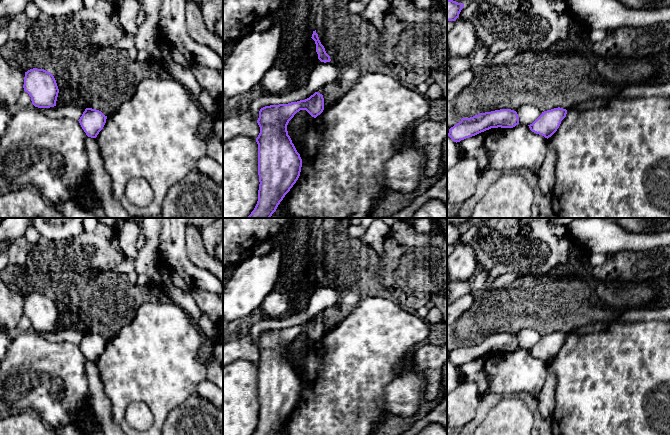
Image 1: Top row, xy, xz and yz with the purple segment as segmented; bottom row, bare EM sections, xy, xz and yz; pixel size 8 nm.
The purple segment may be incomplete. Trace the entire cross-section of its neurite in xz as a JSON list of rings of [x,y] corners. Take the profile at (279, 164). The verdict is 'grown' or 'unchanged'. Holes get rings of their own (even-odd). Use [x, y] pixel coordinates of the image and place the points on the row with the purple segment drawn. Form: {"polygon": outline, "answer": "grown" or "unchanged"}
{"polygon": [[[315,92],[305,100],[265,106],[259,111],[257,123],[260,127],[260,133],[256,138],[256,142],[258,144],[258,175],[260,184],[257,204],[247,218],[270,218],[300,176],[302,159],[287,131],[289,121],[300,110],[306,110],[312,117],[316,118],[324,110],[323,95]]], "answer": "unchanged"}

